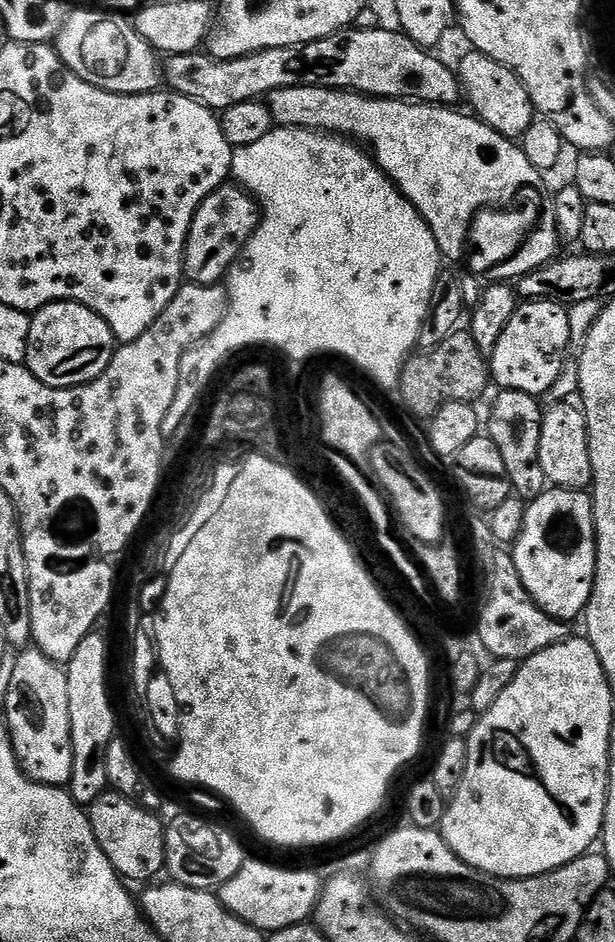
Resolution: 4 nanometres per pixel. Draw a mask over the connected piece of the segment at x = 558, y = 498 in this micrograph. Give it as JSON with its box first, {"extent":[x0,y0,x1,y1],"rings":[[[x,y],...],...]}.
{"extent":[511,487,596,622],"rings":[[[549,487],[540,493],[539,496],[531,497],[526,504],[526,518],[522,522],[522,530],[518,534],[515,544],[511,545],[512,561],[516,563],[516,569],[520,575],[522,586],[530,594],[530,598],[537,604],[543,612],[550,614],[556,620],[572,622],[575,616],[583,617],[585,615],[588,603],[592,597],[592,587],[596,581],[596,523],[592,517],[592,498],[580,490],[570,488]]]}

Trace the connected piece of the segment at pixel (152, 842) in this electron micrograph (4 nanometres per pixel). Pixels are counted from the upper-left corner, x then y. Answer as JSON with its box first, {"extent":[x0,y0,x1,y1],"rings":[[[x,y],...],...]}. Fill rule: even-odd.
{"extent":[87,791,166,882],"rings":[[[106,791],[98,798],[94,798],[92,804],[87,805],[88,821],[90,822],[90,830],[94,830],[94,838],[98,838],[98,846],[102,846],[102,854],[106,854],[106,858],[110,858],[110,866],[114,866],[117,876],[125,881],[132,880],[148,880],[144,882],[152,882],[157,879],[159,872],[165,871],[166,865],[166,838],[164,830],[165,821],[157,815],[157,813],[146,810],[142,805],[135,804],[130,798],[126,798],[121,792]]]}

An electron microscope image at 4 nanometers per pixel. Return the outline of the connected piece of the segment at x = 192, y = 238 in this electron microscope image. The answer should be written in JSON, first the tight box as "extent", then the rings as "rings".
{"extent":[184,182,262,284],"rings":[[[225,182],[198,206],[184,247],[184,276],[194,284],[218,284],[227,277],[229,268],[240,259],[248,239],[256,233],[262,209],[243,188]]]}

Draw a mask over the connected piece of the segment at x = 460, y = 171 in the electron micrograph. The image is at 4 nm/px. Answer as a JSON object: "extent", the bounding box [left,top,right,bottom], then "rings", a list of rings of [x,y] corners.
{"extent":[266,86,542,261],"rings":[[[290,86],[274,90],[266,98],[266,103],[272,111],[273,121],[279,127],[311,128],[329,134],[339,134],[366,146],[378,167],[420,211],[420,217],[430,226],[440,247],[441,257],[445,261],[463,258],[464,247],[468,244],[468,227],[475,216],[477,219],[485,209],[503,209],[511,205],[512,199],[515,201],[525,190],[538,187],[542,180],[542,173],[530,166],[530,161],[526,159],[519,143],[490,130],[490,126],[486,126],[467,111],[456,112],[460,110],[452,106],[382,100],[379,96],[362,96],[359,92],[318,86]]]}

